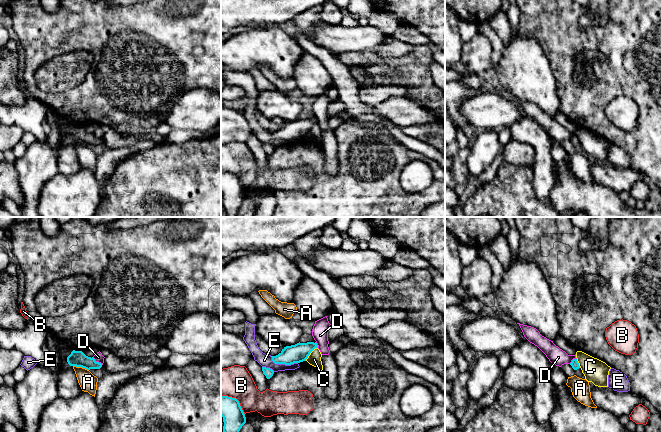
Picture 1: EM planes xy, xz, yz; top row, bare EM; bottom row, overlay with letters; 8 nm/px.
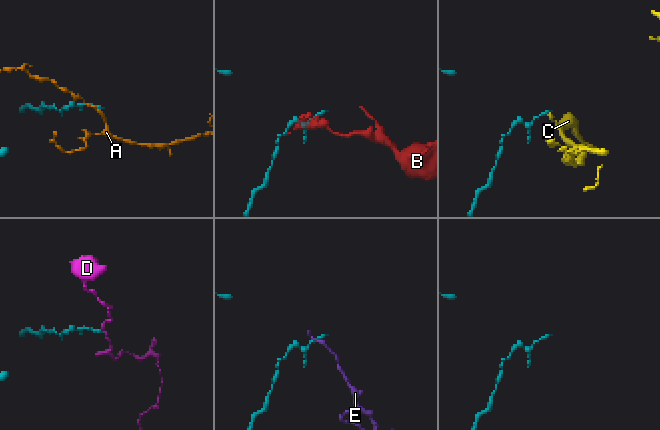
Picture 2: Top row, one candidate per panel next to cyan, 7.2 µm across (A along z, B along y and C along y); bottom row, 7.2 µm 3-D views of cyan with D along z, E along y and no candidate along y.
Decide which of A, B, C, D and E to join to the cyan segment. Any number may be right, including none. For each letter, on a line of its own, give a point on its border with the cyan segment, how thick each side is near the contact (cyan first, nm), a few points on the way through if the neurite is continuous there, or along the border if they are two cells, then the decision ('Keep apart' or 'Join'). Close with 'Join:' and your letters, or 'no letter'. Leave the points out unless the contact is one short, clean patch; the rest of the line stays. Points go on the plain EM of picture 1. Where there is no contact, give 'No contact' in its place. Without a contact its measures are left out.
A: Touches cyan at xy (81, 142). Thickness 130 nm (cyan) against 140 nm. Boundary: xy (73, 141), (84, 143), (88, 146). Keep apart
B: Touches cyan at xz (236, 175). Thickness 180 nm (cyan) against 260 nm. Keep apart
C: Touches cyan at xz (310, 128). Thickness 150 nm (cyan) against 110 nm. Boundary: xz (317, 123), (305, 136). Keep apart
D: Touches cyan at xy (97, 138). Thickness 130 nm (cyan) against 70 nm. Boundary: xy (92, 133), (102, 140). Keep apart
E: Touches cyan at xz (283, 139). Thickness 150 nm (cyan) against 100 nm. Boundary: xz (270, 132), (275, 139), (293, 140), (297, 138). Keep apart
Join: no letter

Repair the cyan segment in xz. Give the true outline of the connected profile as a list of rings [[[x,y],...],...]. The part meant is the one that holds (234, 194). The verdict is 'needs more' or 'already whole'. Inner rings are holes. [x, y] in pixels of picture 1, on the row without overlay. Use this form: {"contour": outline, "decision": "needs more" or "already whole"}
{"contour": [[[221,172],[221,192],[223,208],[230,217],[238,217],[238,209],[246,199],[245,190],[236,174]]], "decision": "already whole"}

